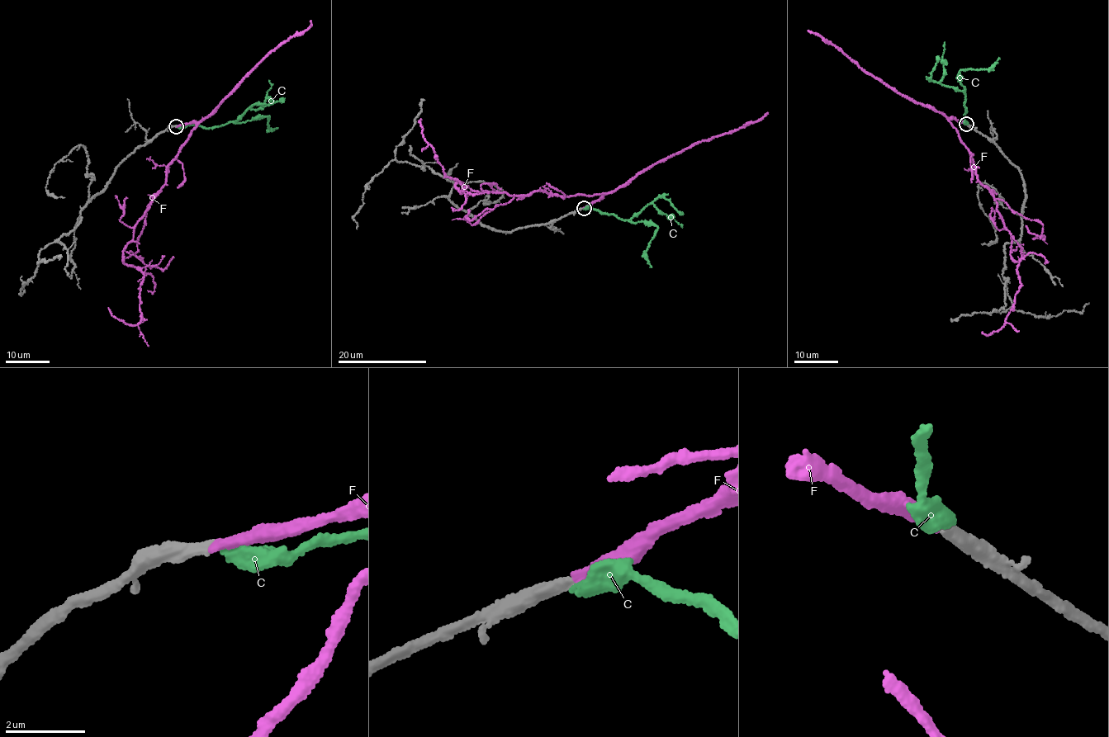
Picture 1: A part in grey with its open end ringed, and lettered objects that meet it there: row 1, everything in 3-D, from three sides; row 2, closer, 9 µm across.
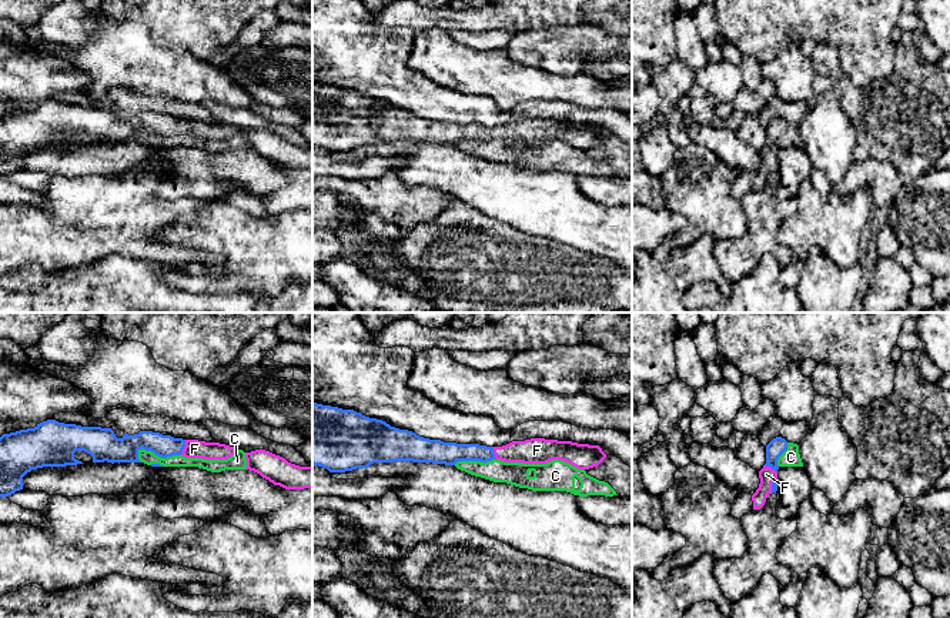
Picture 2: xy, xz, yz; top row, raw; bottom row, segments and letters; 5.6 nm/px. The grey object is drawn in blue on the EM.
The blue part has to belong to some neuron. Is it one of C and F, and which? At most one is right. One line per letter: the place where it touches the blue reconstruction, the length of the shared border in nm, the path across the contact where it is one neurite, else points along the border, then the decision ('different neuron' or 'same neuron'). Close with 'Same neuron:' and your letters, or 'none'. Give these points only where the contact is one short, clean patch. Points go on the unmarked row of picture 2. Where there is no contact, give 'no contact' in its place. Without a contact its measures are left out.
C: xy (159, 136) | 260 nm | along xy (137, 130), (153, 132), (161, 137), (180, 136) | different neuron
F: xy (184, 126) | 90 nm | across xy (163, 126), (184, 126), (194, 129) | same neuron
Same neuron: F

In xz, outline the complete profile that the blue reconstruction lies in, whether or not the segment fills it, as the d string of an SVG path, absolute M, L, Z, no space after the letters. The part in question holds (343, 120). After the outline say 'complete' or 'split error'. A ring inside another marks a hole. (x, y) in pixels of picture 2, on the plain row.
M312 83L312 144L330 153L368 148L374 143L455 146L458 141L492 140L523 144L561 140L578 150L589 150L605 138L599 126L545 118L512 121L502 127L444 123L391 107L354 90Z; split error

